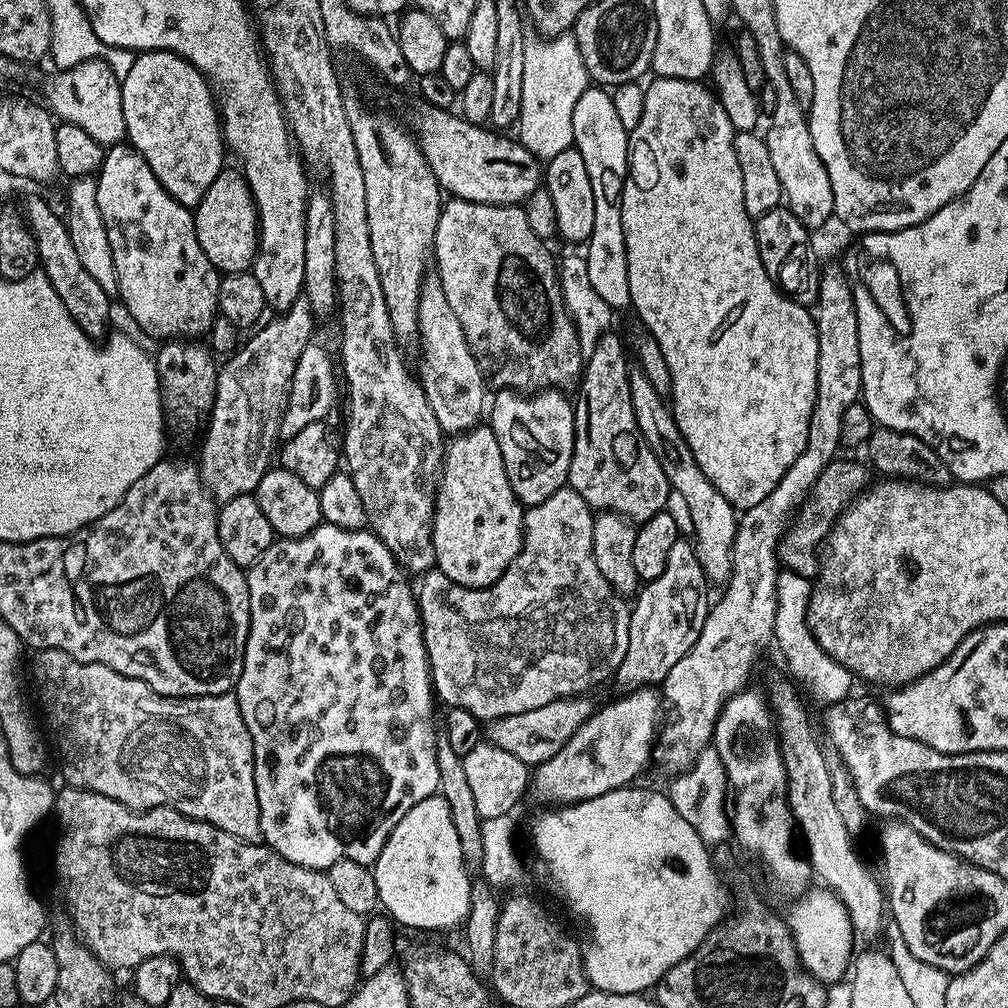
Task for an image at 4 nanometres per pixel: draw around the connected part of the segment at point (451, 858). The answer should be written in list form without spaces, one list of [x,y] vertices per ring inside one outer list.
[[[427,796],[410,806],[393,823],[382,854],[371,869],[378,886],[379,907],[397,925],[440,932],[443,928],[459,929],[468,919],[473,877],[464,863],[458,830],[454,830],[454,818],[450,818],[444,796]]]

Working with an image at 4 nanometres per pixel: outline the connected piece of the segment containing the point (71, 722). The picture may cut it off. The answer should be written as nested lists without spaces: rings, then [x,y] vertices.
[[[41,648],[33,656],[30,684],[36,687],[47,735],[56,739],[65,785],[106,794],[106,798],[137,810],[173,808],[183,816],[226,830],[236,840],[261,843],[252,739],[235,691],[213,696],[160,696],[138,678],[118,674],[110,666],[78,662],[57,648]]]

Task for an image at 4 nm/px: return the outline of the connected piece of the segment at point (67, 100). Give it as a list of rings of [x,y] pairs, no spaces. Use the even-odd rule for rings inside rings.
[[[87,60],[76,67],[61,69],[46,86],[45,105],[63,123],[81,126],[101,147],[109,148],[125,139],[120,81],[101,60]]]

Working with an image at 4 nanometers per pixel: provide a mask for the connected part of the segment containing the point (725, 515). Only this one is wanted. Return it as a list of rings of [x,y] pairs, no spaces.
[[[632,366],[628,370],[628,381],[630,406],[634,406],[638,430],[650,446],[654,458],[658,458],[658,466],[662,466],[662,474],[666,474],[669,489],[675,495],[676,492],[680,495],[680,500],[688,511],[698,562],[713,585],[727,585],[728,579],[732,576],[732,547],[738,523],[737,509],[733,508],[726,498],[722,498],[722,494],[718,494],[710,478],[702,474],[702,466],[694,462],[694,454],[690,454],[690,446],[686,446],[686,438],[682,438],[678,422],[674,422],[671,407],[666,403],[665,397],[660,396],[658,390],[654,390],[654,386],[650,386],[650,378],[646,378],[646,374],[642,374],[640,368]]]

